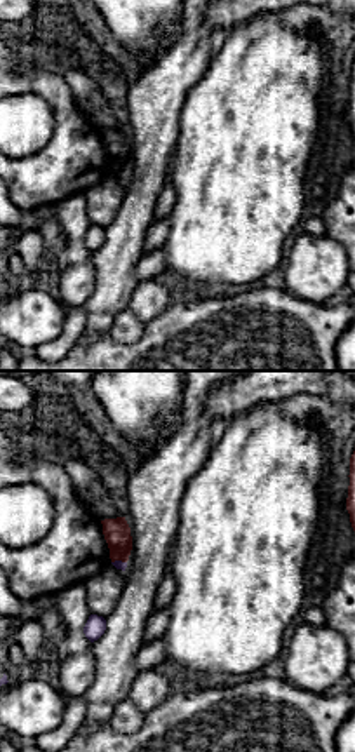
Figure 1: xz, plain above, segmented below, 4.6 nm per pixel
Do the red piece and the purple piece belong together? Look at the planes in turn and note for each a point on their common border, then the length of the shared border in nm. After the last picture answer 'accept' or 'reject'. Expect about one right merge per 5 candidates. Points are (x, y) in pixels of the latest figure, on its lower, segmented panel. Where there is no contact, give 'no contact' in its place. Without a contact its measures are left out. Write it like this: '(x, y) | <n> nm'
(119, 559) | 70 nm

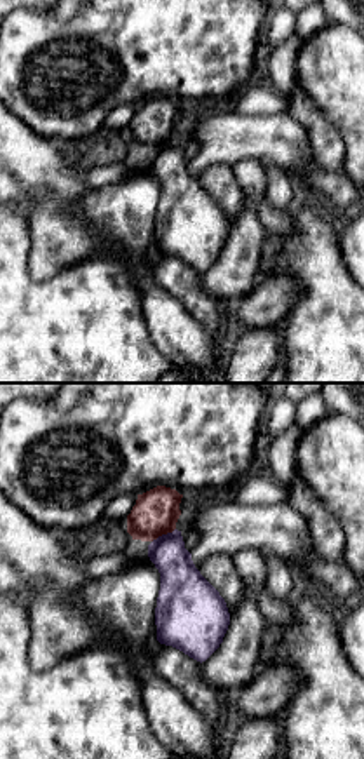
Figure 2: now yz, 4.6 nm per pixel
(162, 533) | 130 nm

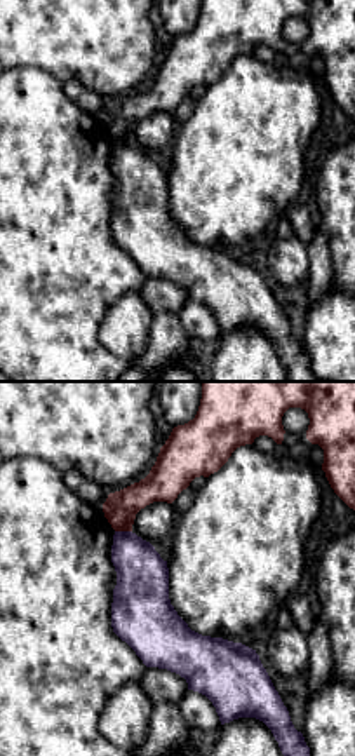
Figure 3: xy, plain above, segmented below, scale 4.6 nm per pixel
(124, 530) | 80 nm

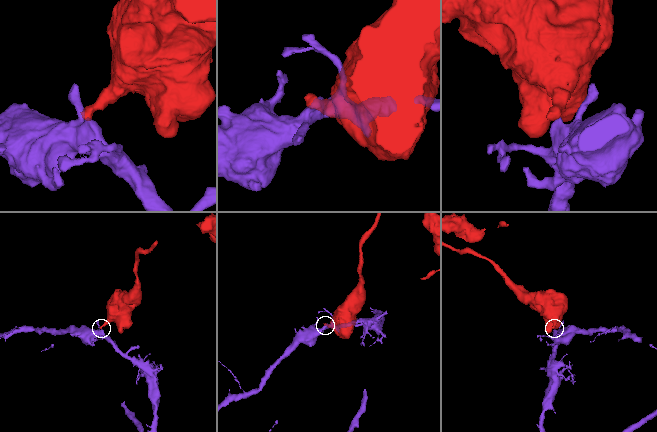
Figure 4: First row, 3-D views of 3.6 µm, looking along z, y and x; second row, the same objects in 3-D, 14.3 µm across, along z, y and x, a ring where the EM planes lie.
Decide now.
reject

